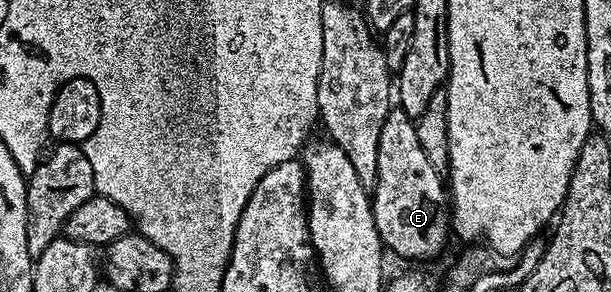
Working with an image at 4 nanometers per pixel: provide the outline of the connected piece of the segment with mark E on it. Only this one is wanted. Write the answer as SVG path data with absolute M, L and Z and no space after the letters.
M393 109L389 111L386 121L382 121L382 137L378 137L376 186L371 188L370 198L378 237L391 254L393 251L404 259L432 259L447 245L450 236L450 195L441 172L436 171L426 158L426 149L422 149L418 141L416 124L405 111Z

